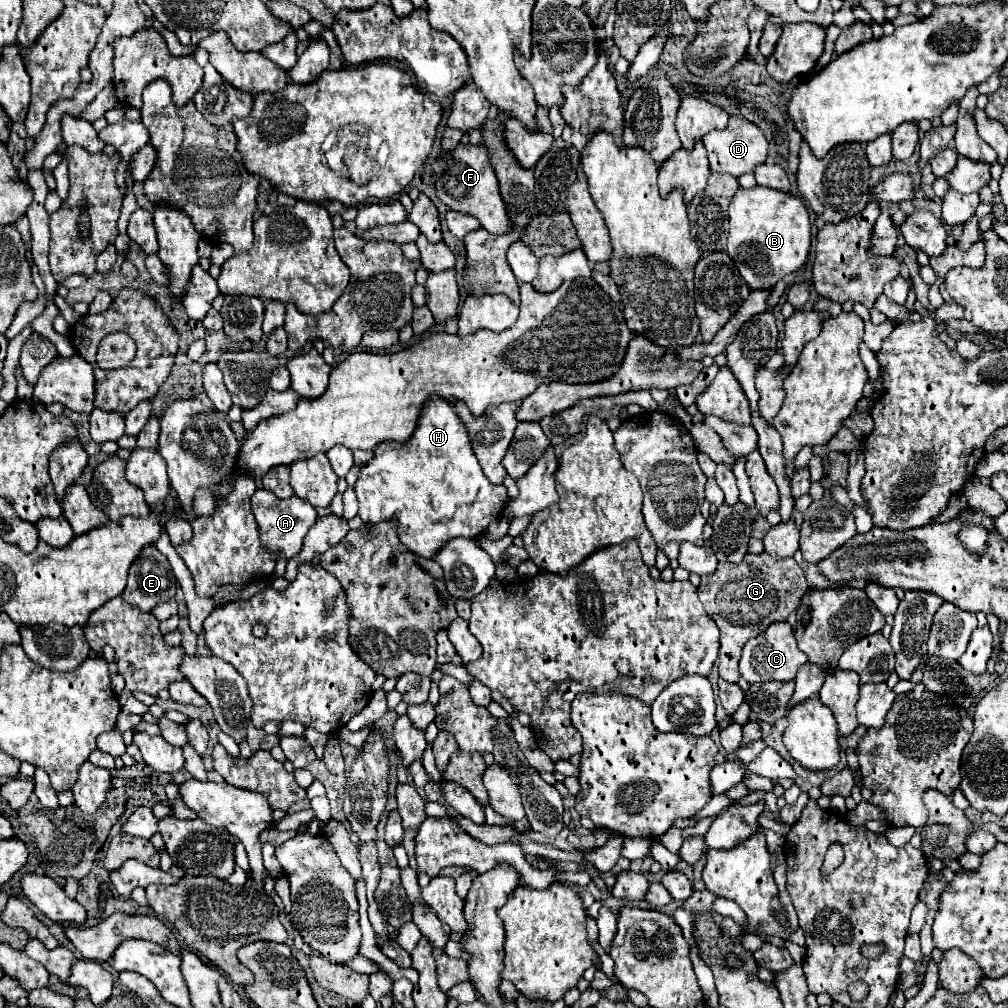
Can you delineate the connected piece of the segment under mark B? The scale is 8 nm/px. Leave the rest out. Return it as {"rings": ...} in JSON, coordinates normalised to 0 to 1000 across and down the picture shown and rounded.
{"rings":[[[759,185],[733,187],[723,202],[721,252],[745,288],[765,286],[777,274],[795,266],[805,246],[803,210],[795,196]]]}

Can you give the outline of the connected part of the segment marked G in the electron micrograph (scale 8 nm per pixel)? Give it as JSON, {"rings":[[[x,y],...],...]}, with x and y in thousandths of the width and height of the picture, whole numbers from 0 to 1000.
{"rings":[[[761,548],[741,550],[735,560],[713,558],[707,569],[695,573],[695,579],[691,583],[693,595],[715,625],[715,647],[711,665],[717,675],[733,675],[731,657],[739,637],[757,627],[761,619],[779,617],[781,611],[791,605],[793,595],[801,585],[803,579],[799,575],[799,567],[787,554],[769,556]]]}

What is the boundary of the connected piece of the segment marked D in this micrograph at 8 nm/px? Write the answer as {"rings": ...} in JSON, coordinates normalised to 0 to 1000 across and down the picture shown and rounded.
{"rings":[[[725,115],[721,127],[703,131],[695,139],[699,143],[699,149],[703,155],[703,165],[707,171],[715,171],[715,173],[721,171],[721,173],[727,173],[733,177],[739,171],[747,171],[749,163],[755,163],[761,157],[761,139],[759,139],[757,131],[747,121],[743,121],[735,115]]]}

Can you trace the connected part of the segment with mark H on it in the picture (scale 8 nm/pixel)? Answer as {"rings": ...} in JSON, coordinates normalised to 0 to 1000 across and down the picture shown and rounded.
{"rings":[[[426,393],[418,405],[418,413],[410,433],[404,438],[382,437],[374,440],[372,452],[358,464],[352,478],[352,490],[356,496],[356,512],[362,520],[374,520],[394,510],[396,534],[414,552],[428,554],[447,534],[471,534],[497,512],[503,498],[503,484],[499,480],[487,480],[479,470],[475,456],[467,444],[463,425],[451,411],[449,401],[438,393]]]}

